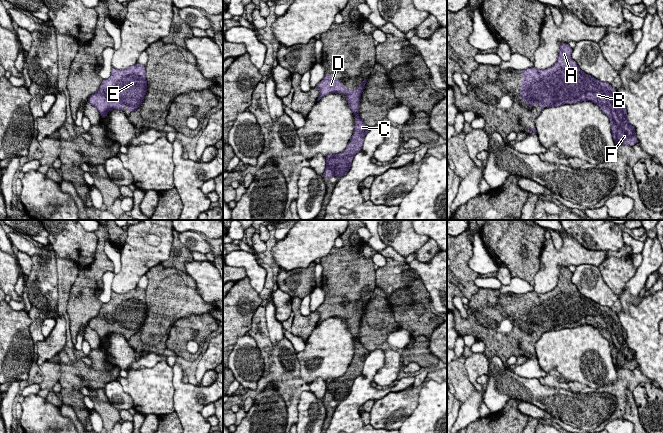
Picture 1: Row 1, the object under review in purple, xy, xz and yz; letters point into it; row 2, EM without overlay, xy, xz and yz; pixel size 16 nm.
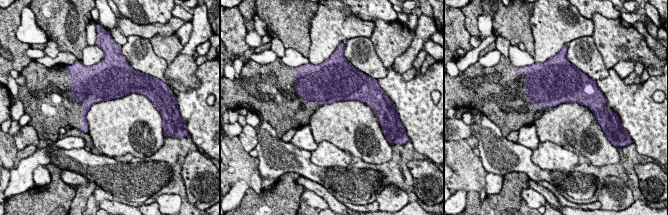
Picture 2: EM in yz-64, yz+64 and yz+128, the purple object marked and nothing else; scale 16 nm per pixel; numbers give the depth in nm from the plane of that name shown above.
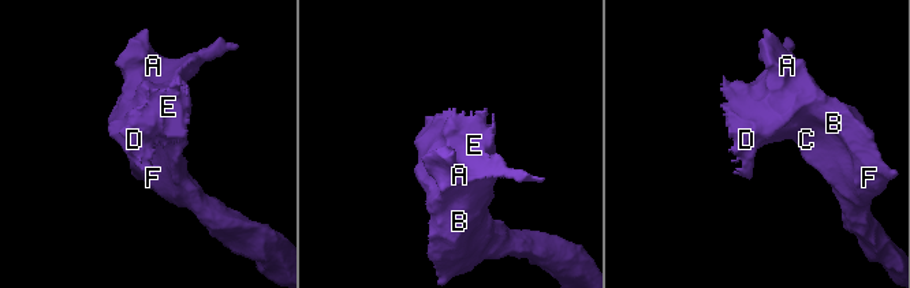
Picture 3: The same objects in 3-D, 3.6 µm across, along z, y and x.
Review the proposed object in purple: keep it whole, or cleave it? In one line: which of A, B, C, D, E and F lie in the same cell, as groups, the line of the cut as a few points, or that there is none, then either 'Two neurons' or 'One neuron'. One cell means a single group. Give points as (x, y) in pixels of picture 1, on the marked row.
Groups: A B C D E F. No split. One neuron

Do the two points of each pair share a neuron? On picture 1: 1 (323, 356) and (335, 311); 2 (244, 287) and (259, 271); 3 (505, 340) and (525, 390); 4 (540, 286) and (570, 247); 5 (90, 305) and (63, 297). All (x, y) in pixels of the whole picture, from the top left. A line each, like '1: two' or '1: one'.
1: two
2: two
3: two
4: one
5: two

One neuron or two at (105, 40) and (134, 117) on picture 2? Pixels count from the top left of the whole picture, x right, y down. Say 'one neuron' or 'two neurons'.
two neurons

